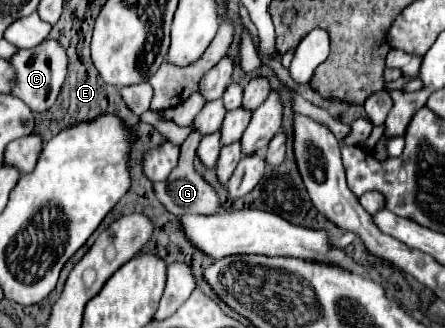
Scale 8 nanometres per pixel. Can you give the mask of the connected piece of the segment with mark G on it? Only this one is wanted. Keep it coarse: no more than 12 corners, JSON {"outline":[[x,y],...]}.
{"outline":[[192,130],[180,164],[154,184],[168,212],[218,214],[216,190],[194,168],[202,136]]}

